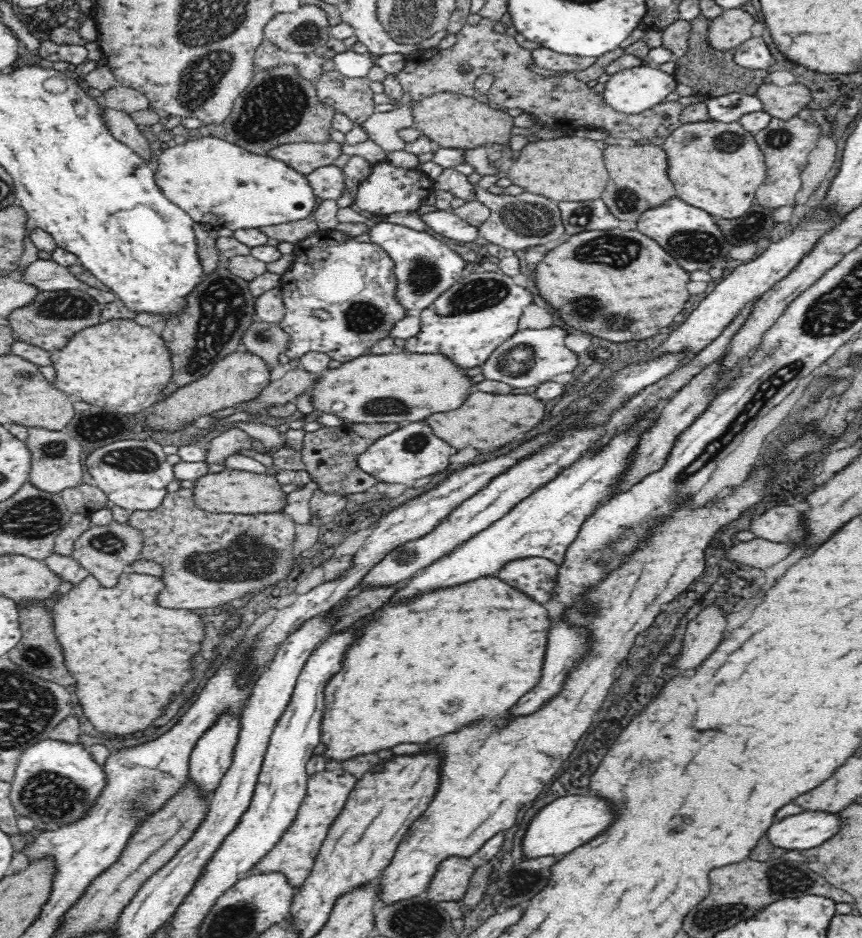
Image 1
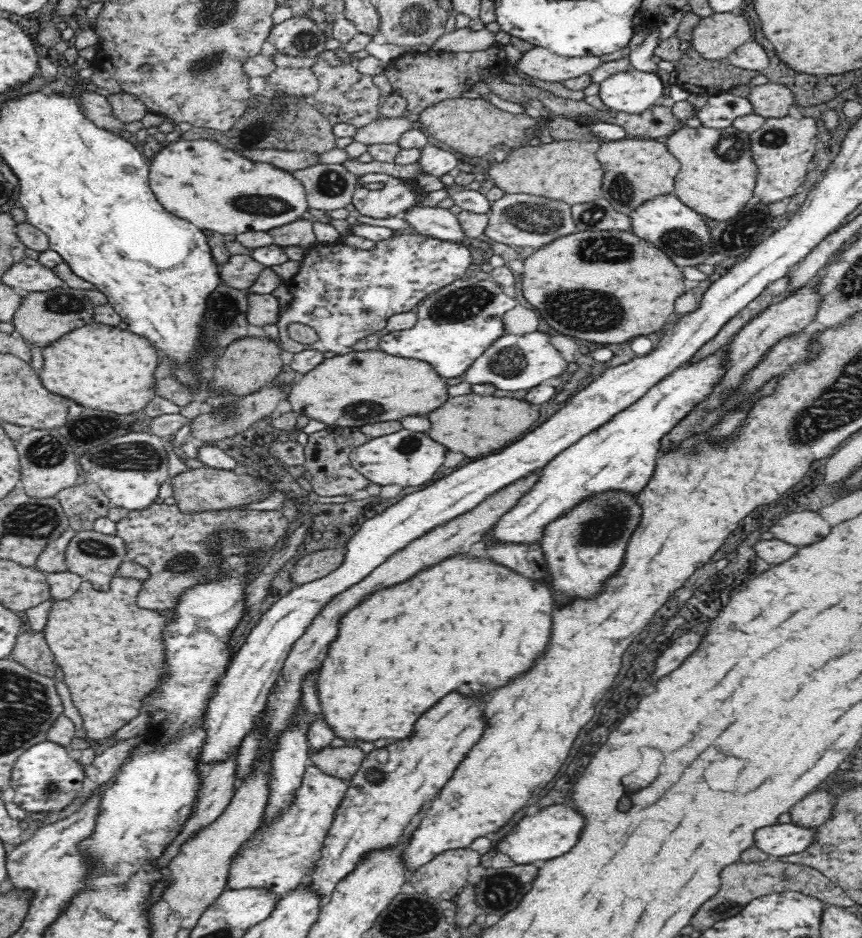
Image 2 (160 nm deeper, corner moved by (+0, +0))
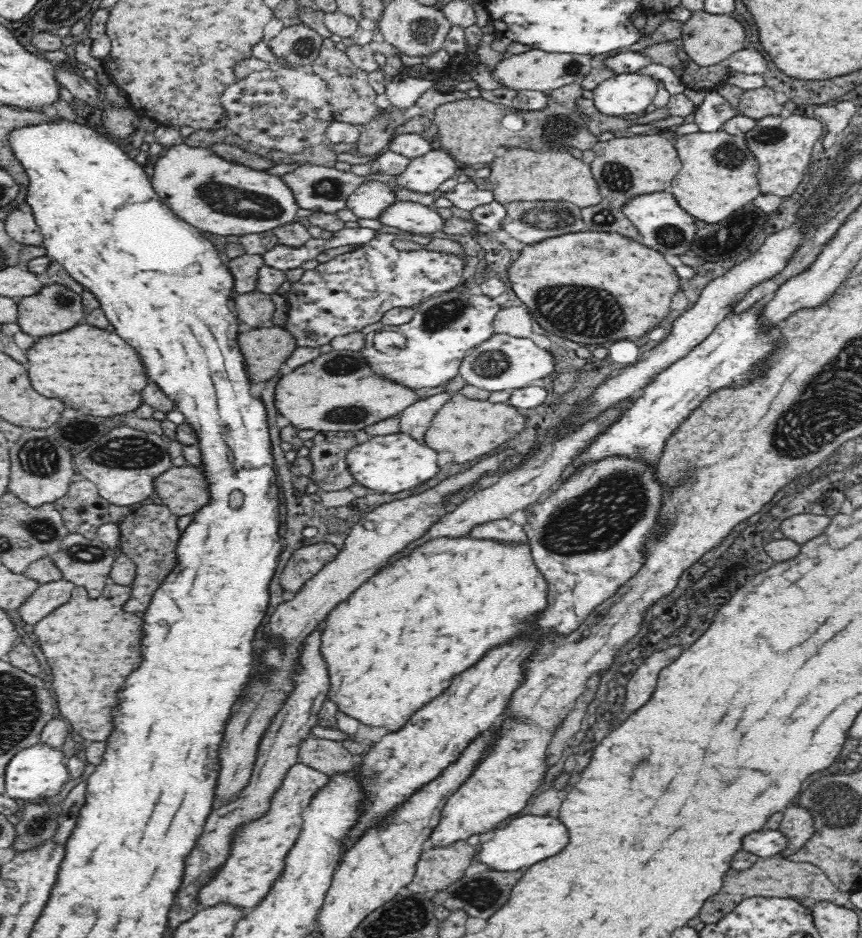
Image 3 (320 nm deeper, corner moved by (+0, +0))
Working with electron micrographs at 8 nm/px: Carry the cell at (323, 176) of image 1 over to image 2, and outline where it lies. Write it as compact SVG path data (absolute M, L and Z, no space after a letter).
M316 164L290 173L302 183L306 204L326 212L346 208L359 180L340 164Z

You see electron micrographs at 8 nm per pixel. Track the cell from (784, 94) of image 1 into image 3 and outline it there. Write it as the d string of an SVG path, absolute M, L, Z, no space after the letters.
M767 87L744 90L738 104L740 114L755 120L765 116L778 116L783 107L782 98Z

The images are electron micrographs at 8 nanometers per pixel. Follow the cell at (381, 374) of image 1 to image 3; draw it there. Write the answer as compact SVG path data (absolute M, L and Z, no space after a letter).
M334 349L282 375L274 394L278 414L288 418L297 431L316 430L318 433L364 430L370 424L401 413L416 400L414 390L372 372L360 351Z

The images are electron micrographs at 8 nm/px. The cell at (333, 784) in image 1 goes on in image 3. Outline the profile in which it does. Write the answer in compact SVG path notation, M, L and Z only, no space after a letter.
M294 764L284 776L280 788L277 788L270 798L270 808L264 816L244 822L236 828L230 840L230 854L226 864L218 868L214 878L198 888L196 901L198 907L206 908L217 904L228 904L240 907L242 910L258 906L260 900L270 892L272 882L284 870L284 858L294 846L302 828L302 810L310 804L310 798L318 788L326 784L328 775L304 764Z

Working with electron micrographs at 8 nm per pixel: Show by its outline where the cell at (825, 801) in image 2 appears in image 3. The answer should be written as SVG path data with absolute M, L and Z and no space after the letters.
M800 807L784 810L778 831L786 837L786 848L774 856L786 859L798 852L814 834L814 825L812 824L814 824L812 813L808 809Z

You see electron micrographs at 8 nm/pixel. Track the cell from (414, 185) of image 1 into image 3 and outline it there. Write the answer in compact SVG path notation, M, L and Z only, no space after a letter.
M368 181L348 197L346 208L358 219L378 219L382 210L394 202L397 200L391 185L380 181Z

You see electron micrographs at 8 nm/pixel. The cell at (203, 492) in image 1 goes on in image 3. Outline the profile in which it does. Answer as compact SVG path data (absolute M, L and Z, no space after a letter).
M184 464L172 466L152 482L154 492L175 516L192 515L209 501L209 486L200 467Z

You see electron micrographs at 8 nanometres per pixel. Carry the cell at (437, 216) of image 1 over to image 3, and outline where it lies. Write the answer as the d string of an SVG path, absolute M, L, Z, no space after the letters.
M397 201L382 210L378 221L406 233L432 235L442 230L444 220L431 208L411 201Z

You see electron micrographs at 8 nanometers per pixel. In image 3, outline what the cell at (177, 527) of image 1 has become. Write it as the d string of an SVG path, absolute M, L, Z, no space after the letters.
M147 502L142 504L136 512L132 512L132 514L129 514L122 522L120 522L121 541L119 542L117 551L128 556L134 562L136 568L134 580L132 580L129 585L130 594L132 594L132 596L130 596L130 600L124 604L126 612L144 612L144 610L148 608L150 600L152 600L150 594L156 590L158 584L162 582L162 578L164 578L164 576L166 576L166 574L168 574L175 566L176 542L180 540L180 537L183 534L176 527L178 518L179 517L172 514L166 506L160 506L160 504L156 506L152 502Z

